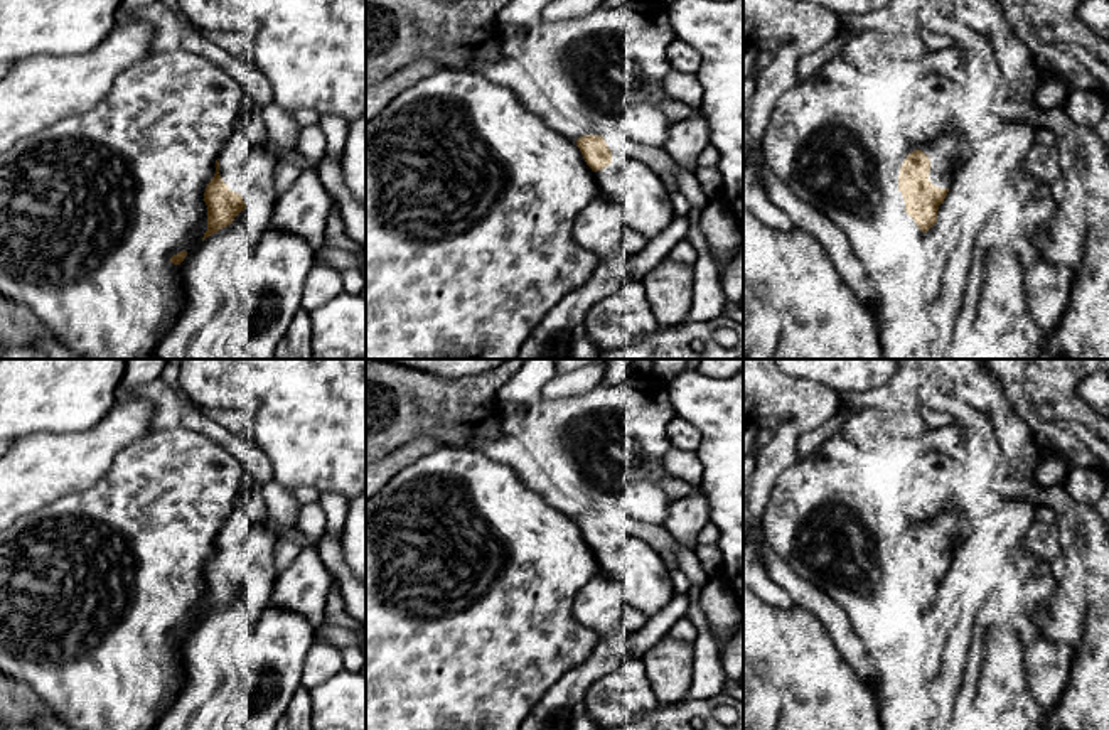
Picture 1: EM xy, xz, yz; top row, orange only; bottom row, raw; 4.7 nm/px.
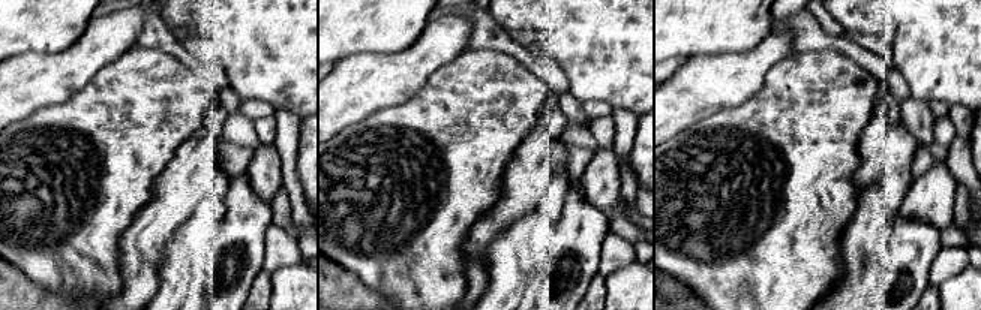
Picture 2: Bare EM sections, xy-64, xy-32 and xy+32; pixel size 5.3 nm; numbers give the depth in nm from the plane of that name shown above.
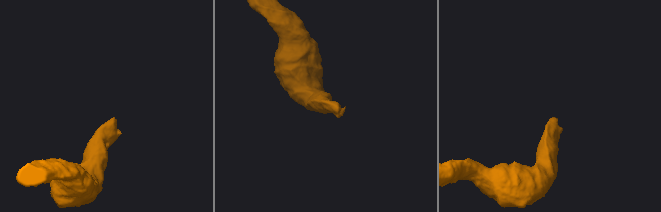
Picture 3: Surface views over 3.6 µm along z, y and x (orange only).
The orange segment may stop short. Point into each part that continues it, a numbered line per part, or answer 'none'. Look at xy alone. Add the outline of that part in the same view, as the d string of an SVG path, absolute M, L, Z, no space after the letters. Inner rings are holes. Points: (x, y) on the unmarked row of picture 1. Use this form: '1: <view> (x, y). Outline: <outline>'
1: xy (245, 545). Outline: M233 511L217 539L222 560L243 575L246 585L260 575L276 573L270 563L276 533L268 519L254 523L244 511Z

